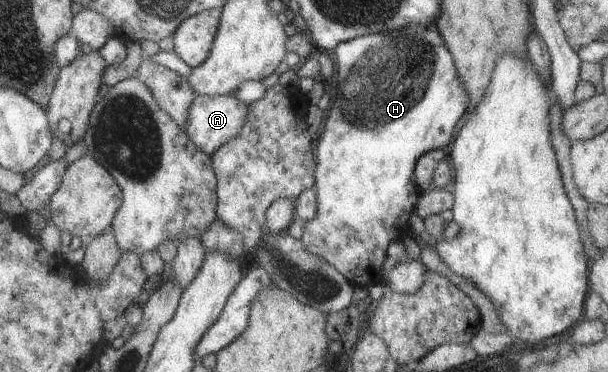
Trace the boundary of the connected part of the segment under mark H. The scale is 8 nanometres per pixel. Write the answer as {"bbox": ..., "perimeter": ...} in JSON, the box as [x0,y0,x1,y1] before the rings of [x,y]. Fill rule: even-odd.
{"bbox":[301,21,467,288],"perimeter":[[[436,21],[431,25],[409,25],[403,29],[397,29],[397,41],[389,33],[373,33],[365,36],[355,37],[345,43],[339,44],[335,48],[335,57],[337,57],[337,69],[333,68],[331,77],[323,82],[323,92],[328,93],[329,102],[333,103],[329,117],[325,122],[323,133],[318,137],[317,156],[315,167],[314,188],[317,193],[317,215],[305,223],[305,229],[301,237],[301,243],[307,247],[307,251],[323,257],[328,261],[345,279],[354,286],[367,288],[369,285],[381,284],[384,279],[382,274],[383,261],[387,259],[387,245],[391,241],[398,241],[407,235],[411,230],[409,225],[409,215],[416,211],[417,201],[421,192],[417,185],[414,167],[417,159],[428,151],[439,149],[449,145],[453,139],[453,127],[457,129],[459,119],[463,117],[467,109],[467,93],[461,89],[461,83],[457,81],[457,67],[453,61],[453,55],[437,29]]]}

